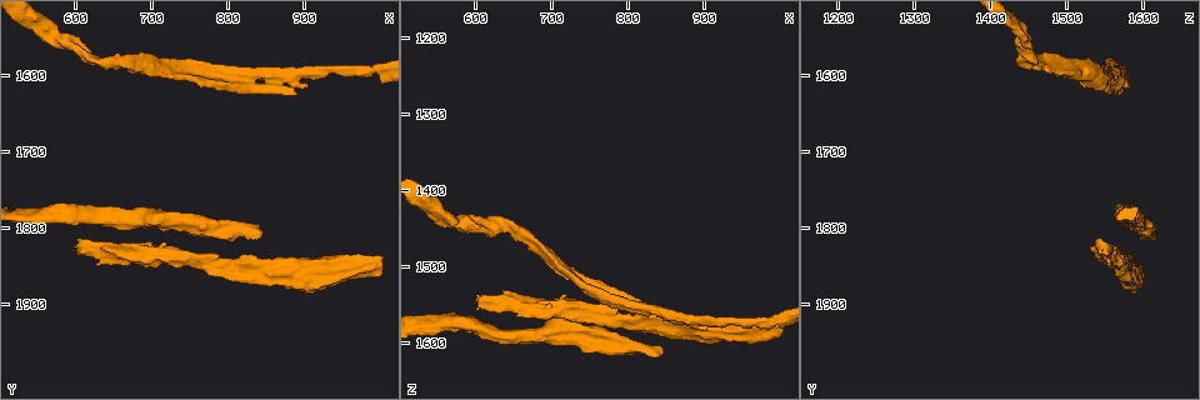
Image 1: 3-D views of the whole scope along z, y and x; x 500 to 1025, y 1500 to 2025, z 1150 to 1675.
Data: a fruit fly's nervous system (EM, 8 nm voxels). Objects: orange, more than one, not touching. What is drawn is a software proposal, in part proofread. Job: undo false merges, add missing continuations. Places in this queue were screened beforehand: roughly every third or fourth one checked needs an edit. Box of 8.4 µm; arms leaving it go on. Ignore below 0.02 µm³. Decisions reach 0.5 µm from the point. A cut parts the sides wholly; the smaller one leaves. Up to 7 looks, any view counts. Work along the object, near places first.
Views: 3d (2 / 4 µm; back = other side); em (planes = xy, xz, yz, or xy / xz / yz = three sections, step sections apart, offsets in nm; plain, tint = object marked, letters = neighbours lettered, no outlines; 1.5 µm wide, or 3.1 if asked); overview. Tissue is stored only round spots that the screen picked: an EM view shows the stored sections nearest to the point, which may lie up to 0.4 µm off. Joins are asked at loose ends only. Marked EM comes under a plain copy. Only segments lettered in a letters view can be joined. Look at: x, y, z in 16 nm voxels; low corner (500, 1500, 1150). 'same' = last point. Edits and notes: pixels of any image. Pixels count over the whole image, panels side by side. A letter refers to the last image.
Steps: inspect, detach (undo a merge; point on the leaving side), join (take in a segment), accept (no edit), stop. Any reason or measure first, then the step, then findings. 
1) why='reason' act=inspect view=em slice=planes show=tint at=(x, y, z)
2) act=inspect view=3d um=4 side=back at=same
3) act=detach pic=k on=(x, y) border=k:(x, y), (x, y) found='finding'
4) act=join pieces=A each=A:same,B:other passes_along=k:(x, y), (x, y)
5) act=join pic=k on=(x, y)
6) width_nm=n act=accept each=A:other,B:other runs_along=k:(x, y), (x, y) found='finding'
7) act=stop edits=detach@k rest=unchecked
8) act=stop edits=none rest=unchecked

why='two arms at a narrow angle' act=inspect view=3d um=2 at=(765, 1590, 1540)

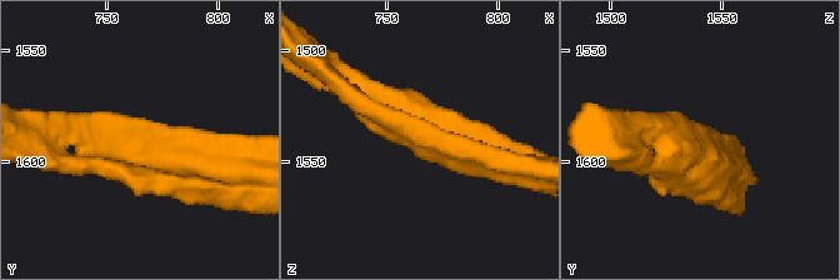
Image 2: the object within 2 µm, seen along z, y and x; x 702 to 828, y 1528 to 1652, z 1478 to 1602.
arms=3 arm_widths_nm=200,220,220 act=inspect view=em slice=yz step=4 show=letters at=(766, 1594, 1542)

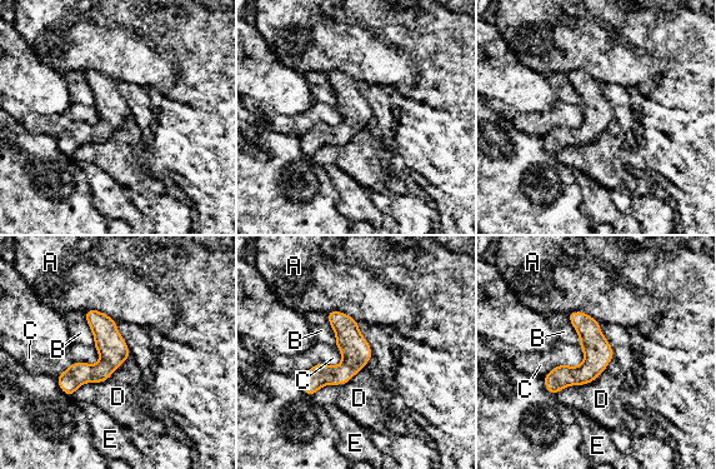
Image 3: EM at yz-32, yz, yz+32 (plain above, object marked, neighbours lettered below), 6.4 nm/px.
act=accept each=A:other,B:other,C:other,D:other,E:other border=3:(341, 352), (300, 377) found='all the same neuron'

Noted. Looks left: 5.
why='an open end' act=inspect view=em slice=yz step=4 show=letters at=(845, 1800, 1620)

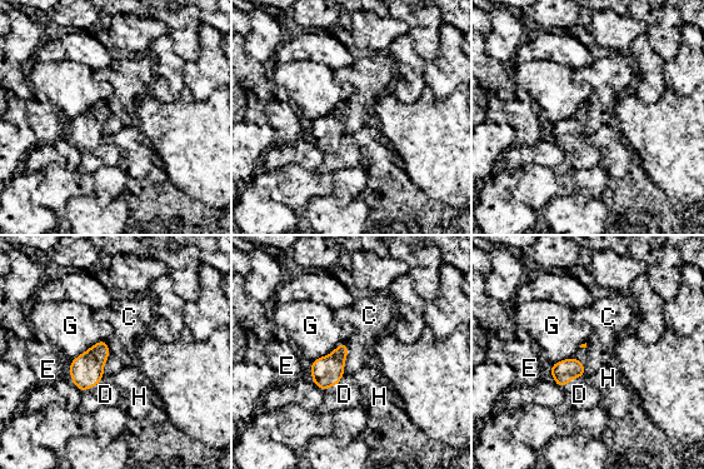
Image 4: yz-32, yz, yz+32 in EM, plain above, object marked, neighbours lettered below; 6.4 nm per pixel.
why='another direction' act=inspect view=em slice=planes show=letters at=same

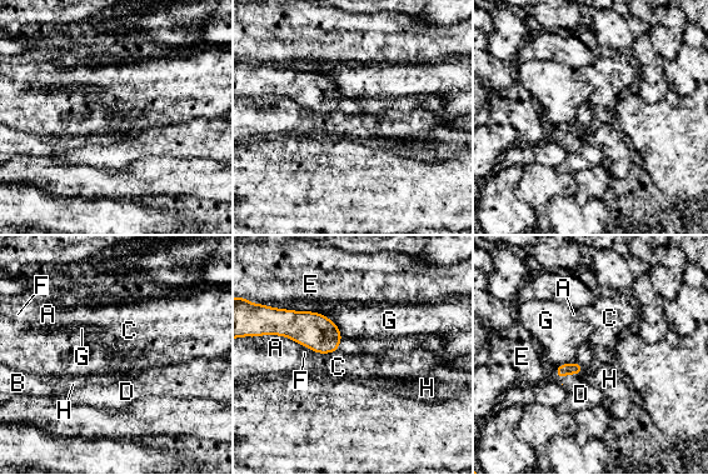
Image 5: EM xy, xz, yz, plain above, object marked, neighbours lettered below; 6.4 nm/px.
act=join pieces=D each=A:other,B:other,C:other,D:same,E:other,F:other,G:other,H:other passes_along=5:(574, 368), (577, 374), (581, 394) found='it goes on there'

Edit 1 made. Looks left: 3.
why='free end' act=inspect view=em slice=planes show=letters at=(600, 1825, 1540)

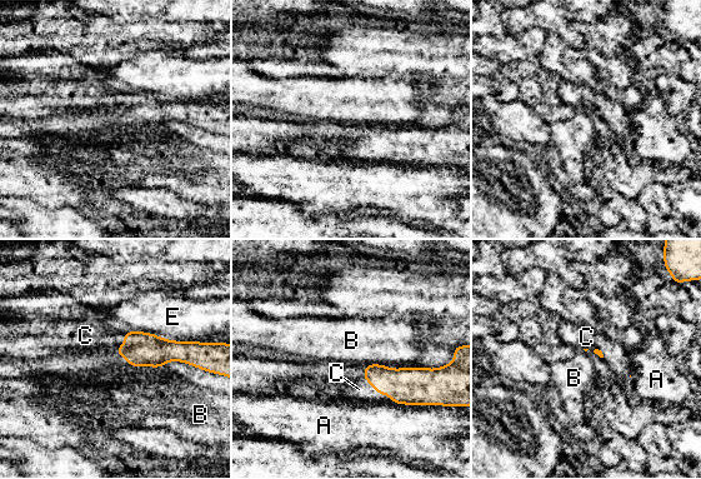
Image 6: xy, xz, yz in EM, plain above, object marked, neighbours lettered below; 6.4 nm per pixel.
act=join pieces=C each=A:other,B:other,C:same,E:other passes_along=6:(406, 385), (377, 392), (359, 389) found='it goes on there'

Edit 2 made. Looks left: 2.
act=stop edits=join@5,join@6 rest=unchecked

